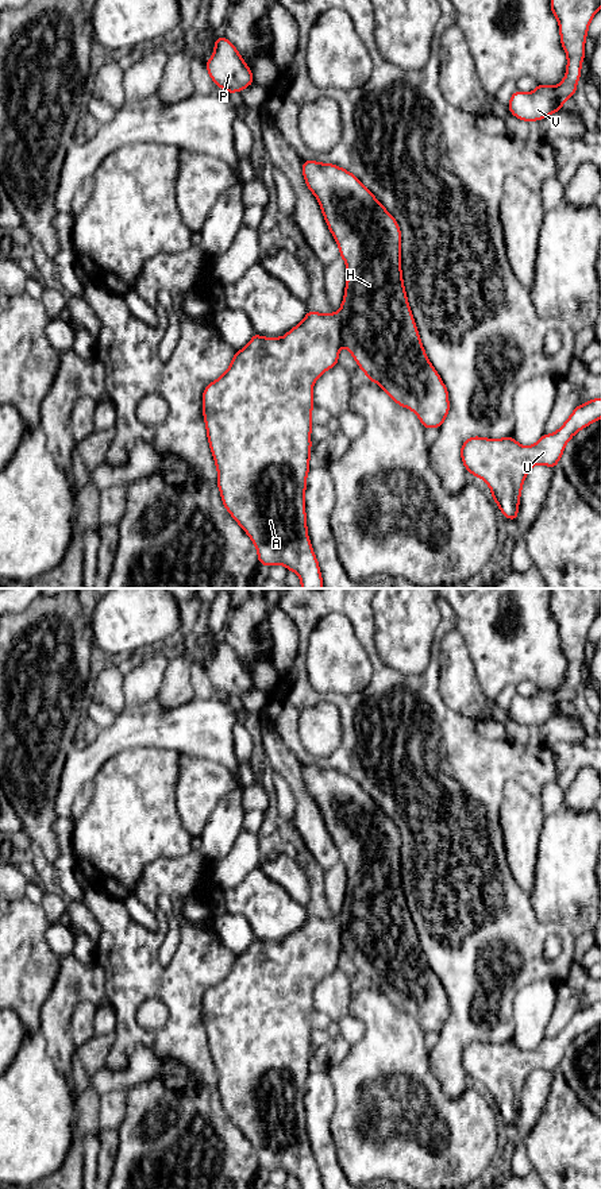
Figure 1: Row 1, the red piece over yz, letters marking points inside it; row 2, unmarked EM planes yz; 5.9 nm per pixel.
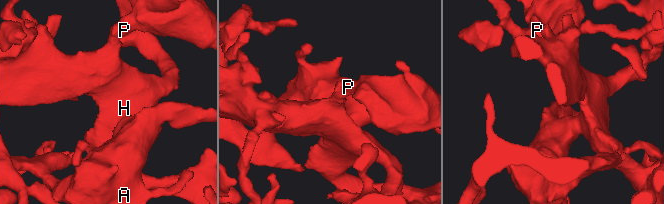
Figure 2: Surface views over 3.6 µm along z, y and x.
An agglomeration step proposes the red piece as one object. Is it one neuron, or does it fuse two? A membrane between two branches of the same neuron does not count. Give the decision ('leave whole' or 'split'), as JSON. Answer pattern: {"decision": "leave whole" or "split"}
{"decision": "leave whole"}

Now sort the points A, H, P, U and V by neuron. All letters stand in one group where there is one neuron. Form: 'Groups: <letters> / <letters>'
Groups: A H P U V

